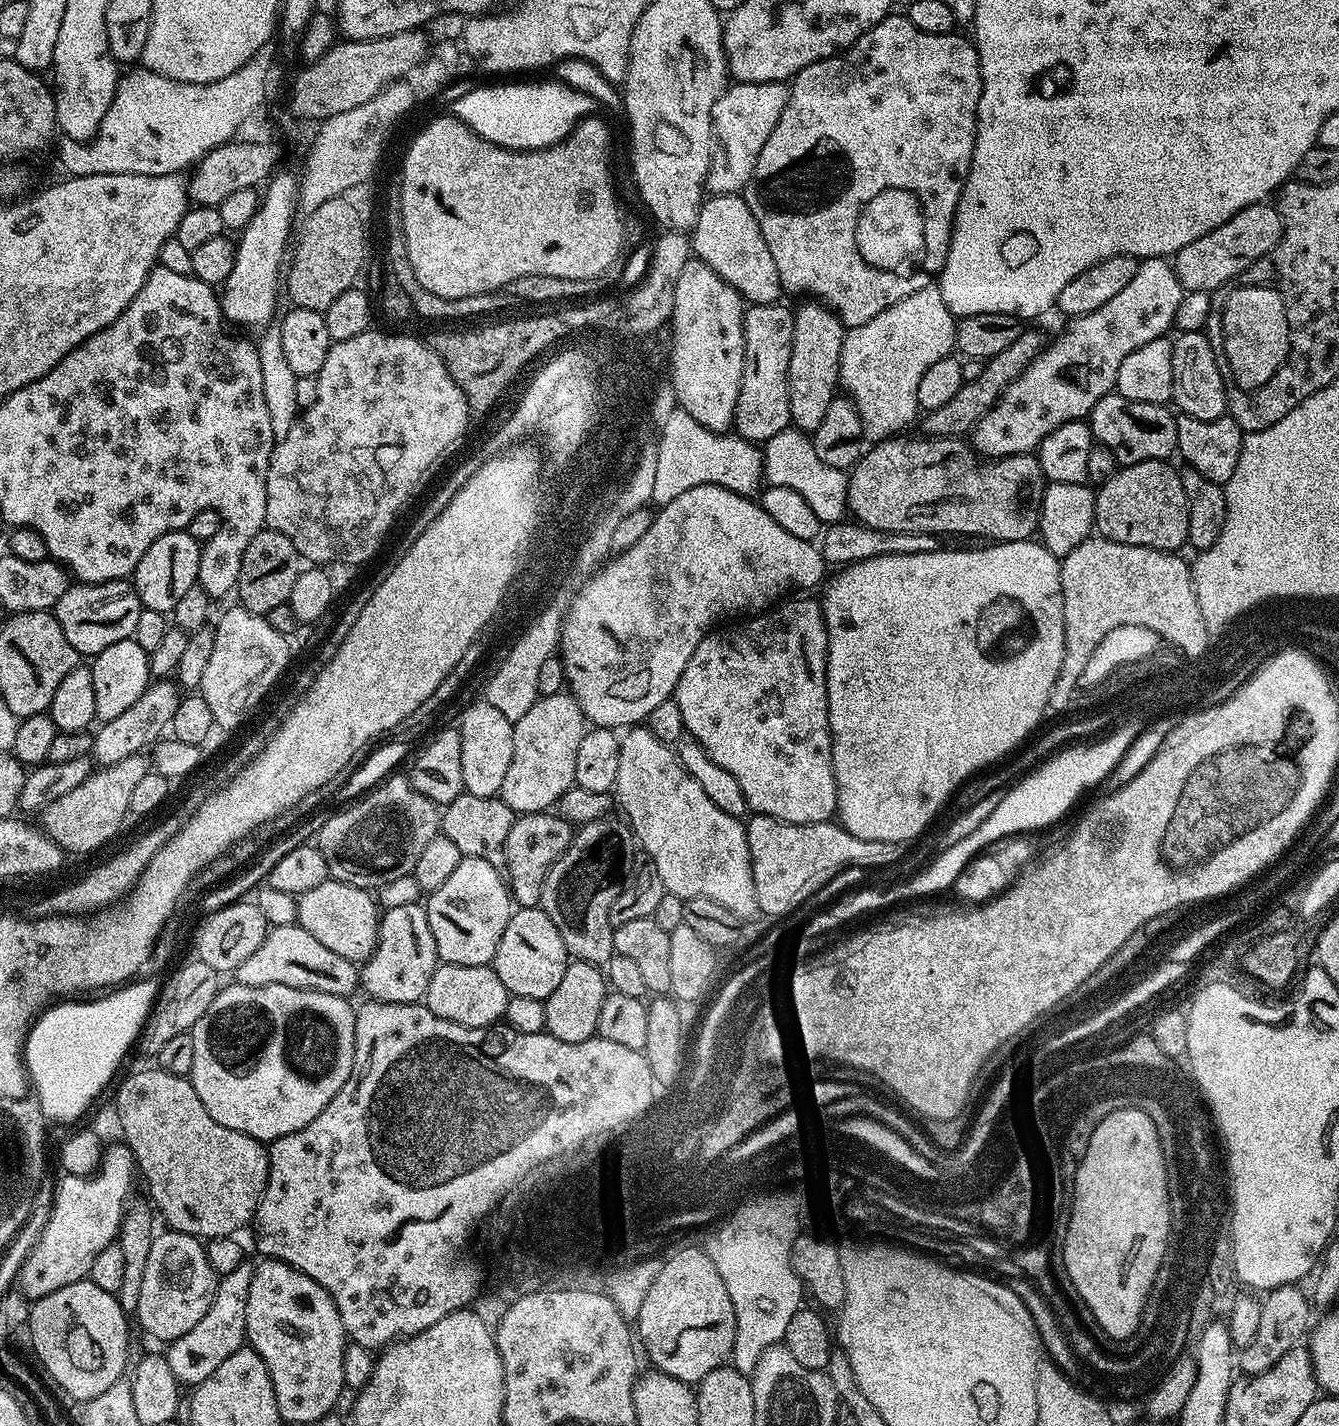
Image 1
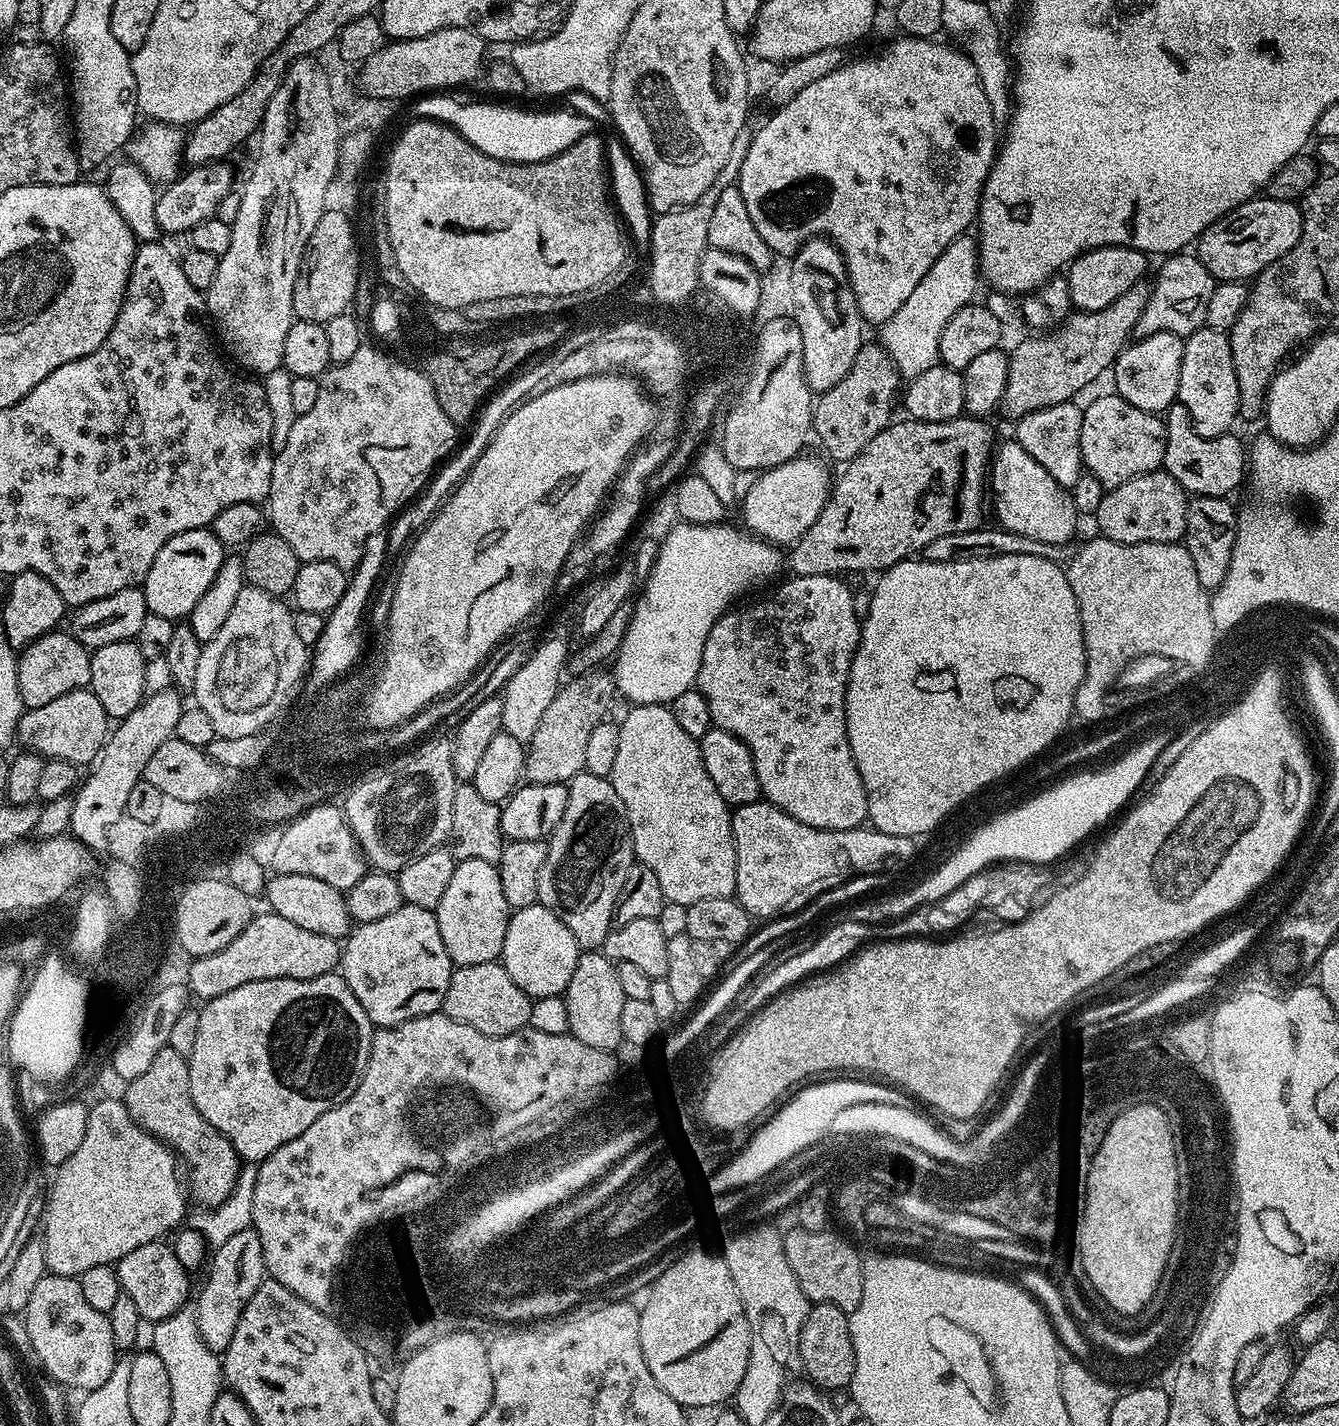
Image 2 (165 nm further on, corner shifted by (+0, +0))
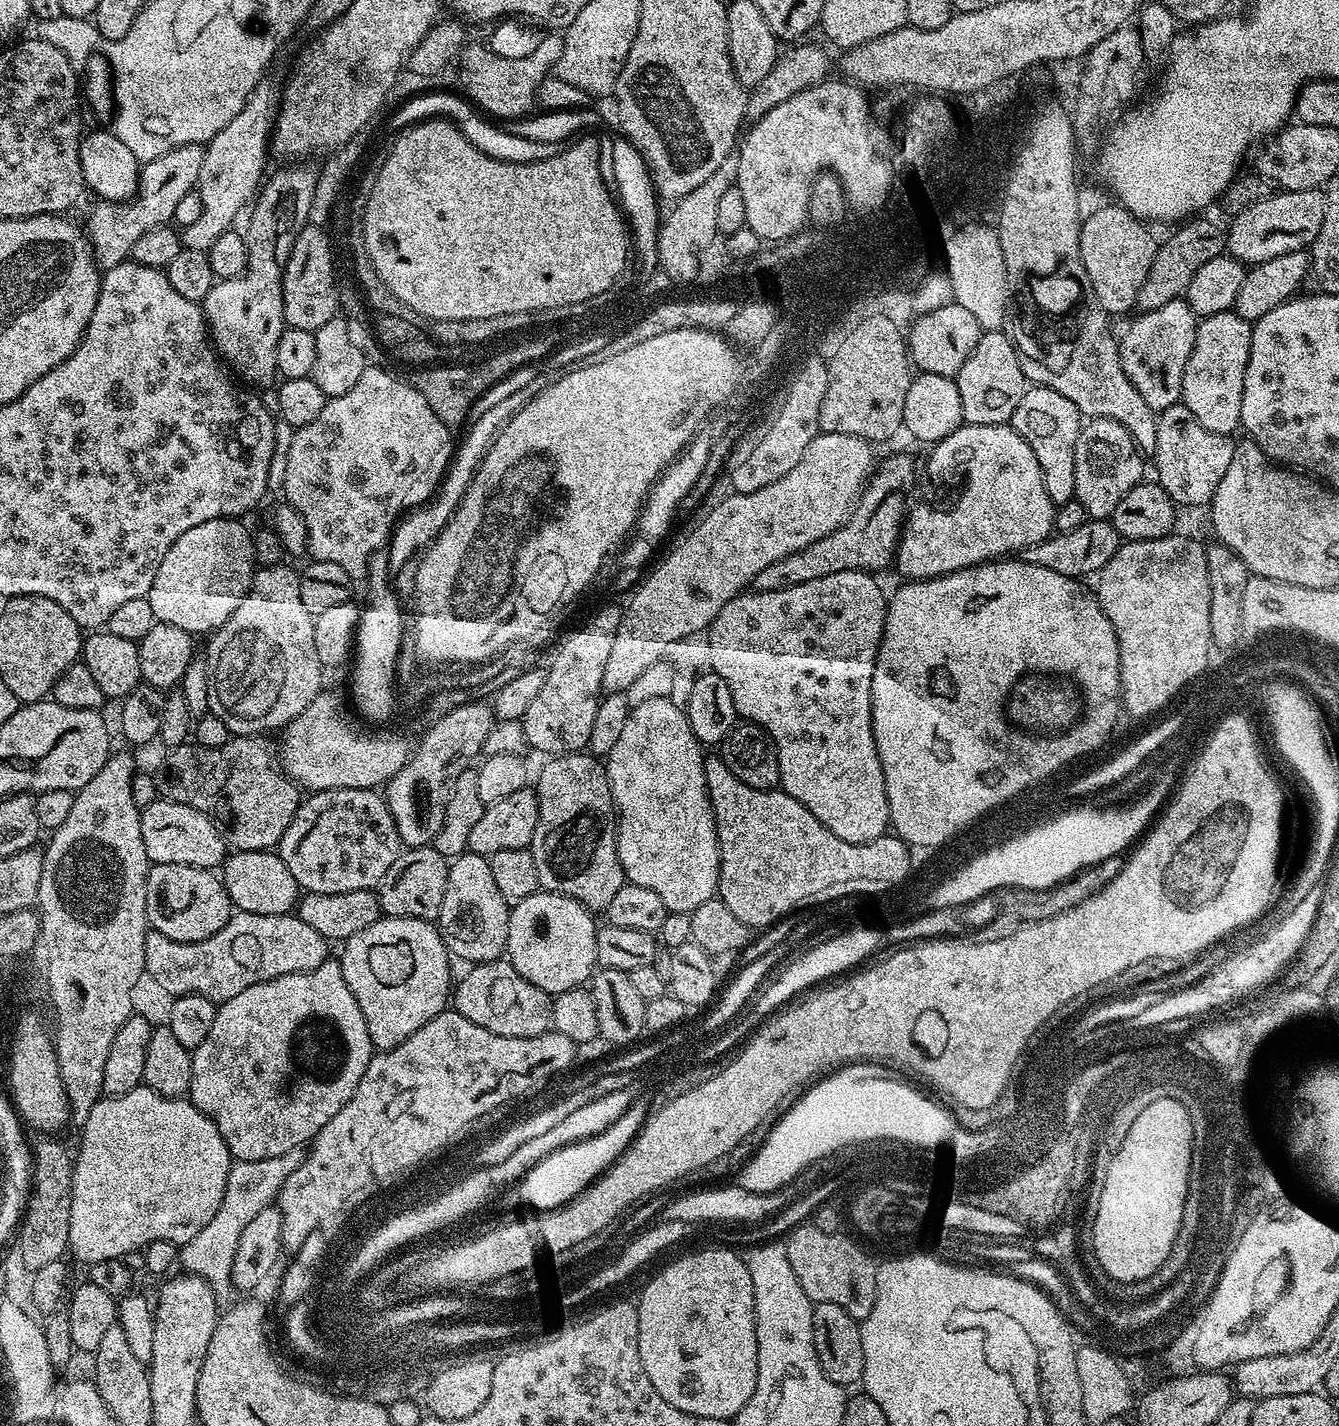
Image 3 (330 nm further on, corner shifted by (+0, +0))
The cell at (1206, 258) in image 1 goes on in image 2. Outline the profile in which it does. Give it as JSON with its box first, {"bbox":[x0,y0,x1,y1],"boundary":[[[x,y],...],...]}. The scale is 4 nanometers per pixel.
{"bbox":[1194,198,1302,282],"boundary":[[[1253,198],[1242,206],[1218,218],[1195,241],[1194,252],[1202,266],[1210,270],[1217,282],[1225,280],[1251,281],[1270,262],[1282,258],[1298,242],[1302,234],[1300,204],[1295,200],[1269,200]]]}

